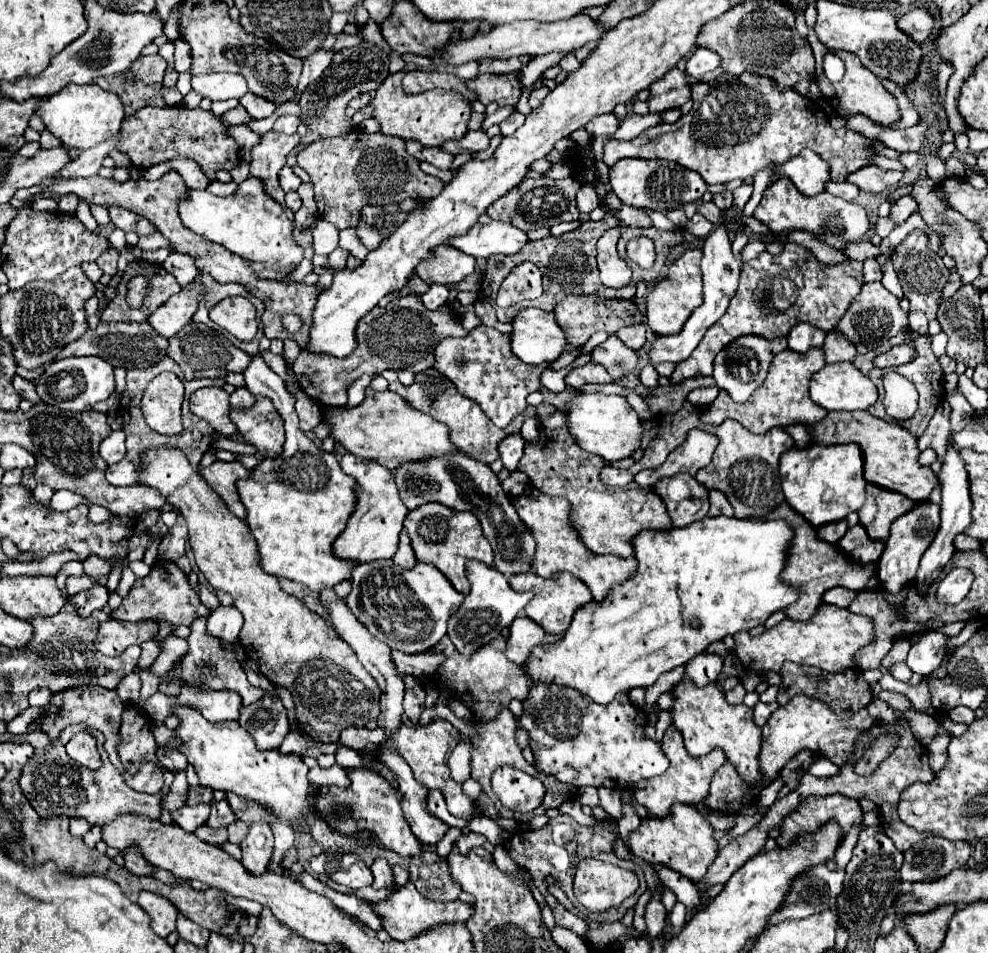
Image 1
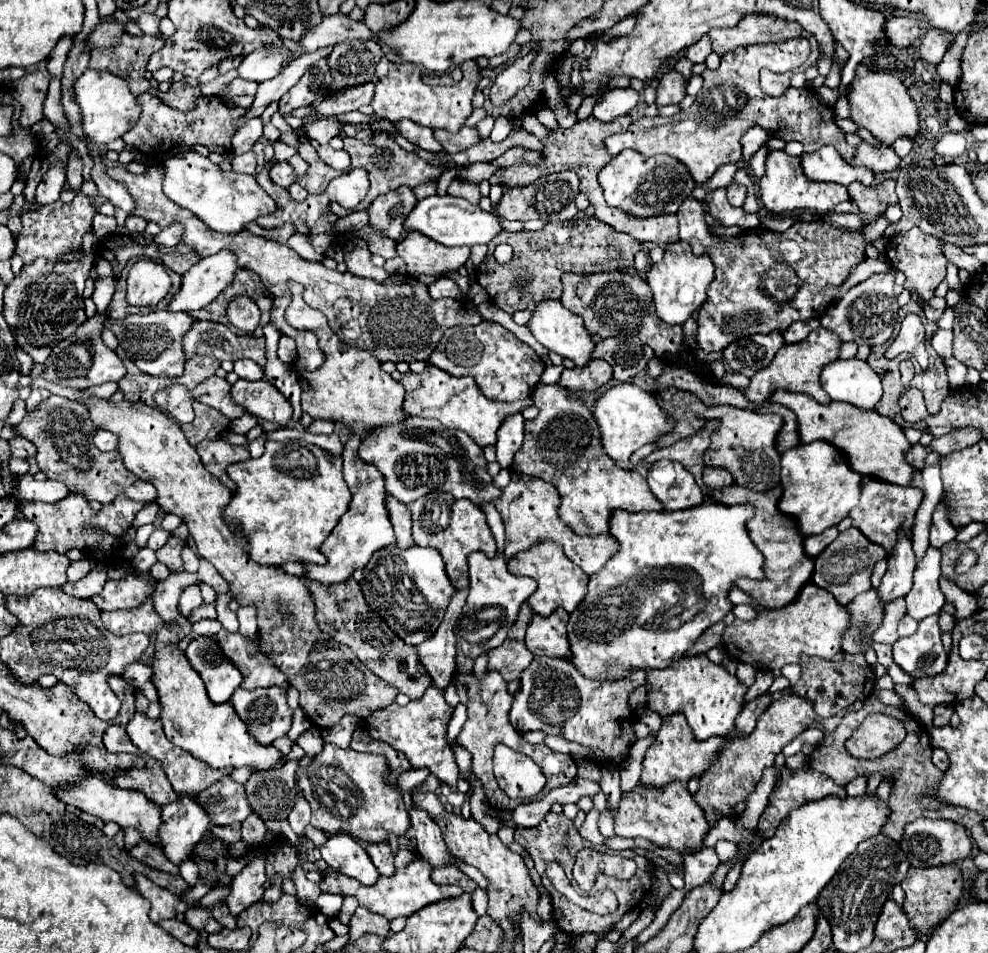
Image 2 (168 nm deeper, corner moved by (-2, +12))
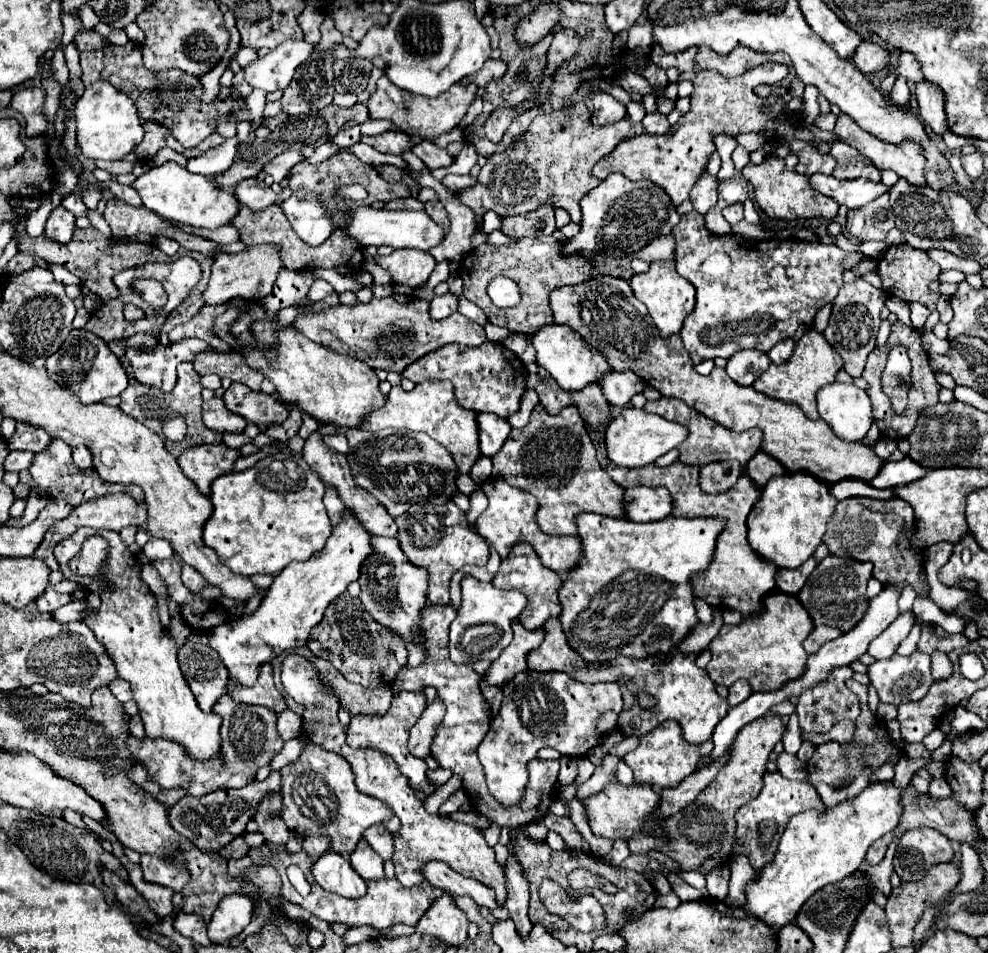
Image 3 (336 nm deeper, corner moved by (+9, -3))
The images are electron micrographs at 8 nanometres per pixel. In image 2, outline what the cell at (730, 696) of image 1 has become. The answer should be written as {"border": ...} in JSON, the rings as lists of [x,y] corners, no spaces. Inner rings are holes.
{"border":[[[740,663],[740,665],[738,665],[738,671],[736,671],[736,677],[740,679],[740,683],[742,683],[742,685],[750,687],[750,685],[754,683],[756,669],[754,669],[752,665],[748,665],[748,663]]]}

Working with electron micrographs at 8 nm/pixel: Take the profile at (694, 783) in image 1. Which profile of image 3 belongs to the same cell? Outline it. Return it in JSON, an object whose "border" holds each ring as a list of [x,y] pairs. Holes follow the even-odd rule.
{"border":[[[667,720],[659,728],[641,736],[639,746],[633,752],[629,752],[623,760],[633,770],[637,784],[647,784],[647,786],[663,790],[663,788],[675,788],[683,778],[687,778],[691,772],[695,772],[697,764],[705,756],[709,756],[711,750],[713,750],[711,740],[705,744],[697,744],[697,746],[687,744],[681,736],[679,724],[675,724],[673,720]]]}

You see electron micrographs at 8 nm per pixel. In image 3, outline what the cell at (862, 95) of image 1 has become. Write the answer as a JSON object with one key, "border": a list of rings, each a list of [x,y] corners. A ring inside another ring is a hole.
{"border":[[[839,116],[837,118],[837,124],[835,124],[835,130],[833,130],[837,136],[841,136],[843,142],[847,142],[849,146],[857,148],[863,156],[867,156],[879,170],[893,170],[897,172],[897,176],[905,178],[907,182],[915,184],[915,186],[923,186],[925,184],[925,178],[923,178],[923,168],[925,168],[925,156],[923,156],[923,148],[919,148],[919,144],[911,142],[911,140],[903,140],[903,144],[887,144],[885,140],[879,140],[877,136],[871,136],[867,132],[863,132],[855,120],[851,120],[849,116]]]}

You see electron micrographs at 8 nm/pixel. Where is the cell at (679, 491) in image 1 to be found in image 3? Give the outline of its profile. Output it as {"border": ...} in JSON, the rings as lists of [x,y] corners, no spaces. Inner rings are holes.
{"border":[[[633,486],[625,490],[625,510],[633,522],[655,522],[673,514],[673,498],[663,486]]]}

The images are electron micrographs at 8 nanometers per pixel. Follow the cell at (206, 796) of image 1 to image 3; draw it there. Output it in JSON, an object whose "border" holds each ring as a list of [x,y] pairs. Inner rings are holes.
{"border":[[[225,694],[215,704],[215,714],[223,718],[221,724],[221,738],[223,738],[223,760],[191,760],[185,756],[183,746],[171,740],[149,740],[149,738],[127,738],[127,750],[133,754],[135,762],[141,762],[153,782],[157,782],[161,788],[183,788],[189,796],[201,798],[209,792],[221,790],[221,788],[243,788],[245,784],[255,780],[255,772],[261,766],[267,766],[275,754],[281,752],[283,740],[277,734],[275,722],[277,714],[265,706],[247,706],[247,704],[235,704],[229,694]]]}

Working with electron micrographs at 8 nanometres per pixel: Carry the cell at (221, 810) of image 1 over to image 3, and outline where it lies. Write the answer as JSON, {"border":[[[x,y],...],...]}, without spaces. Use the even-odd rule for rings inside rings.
{"border":[[[273,770],[267,780],[251,782],[239,790],[219,790],[203,798],[185,796],[169,810],[169,822],[181,836],[187,836],[197,848],[205,852],[217,852],[219,848],[229,844],[233,838],[245,832],[245,826],[253,818],[253,812],[259,800],[265,798],[271,790],[279,790],[279,782],[281,782],[281,772]]]}

